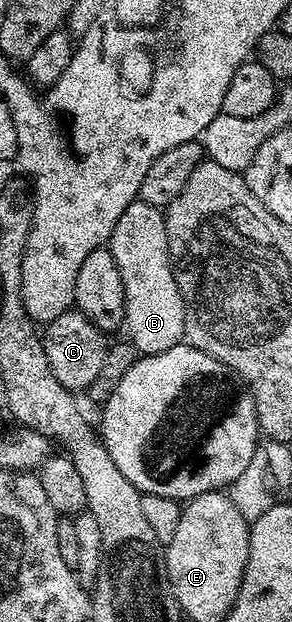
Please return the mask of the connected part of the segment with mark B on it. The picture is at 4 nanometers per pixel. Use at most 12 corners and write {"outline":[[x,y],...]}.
{"outline":[[139,201],[114,225],[127,342],[184,338],[164,211]]}

